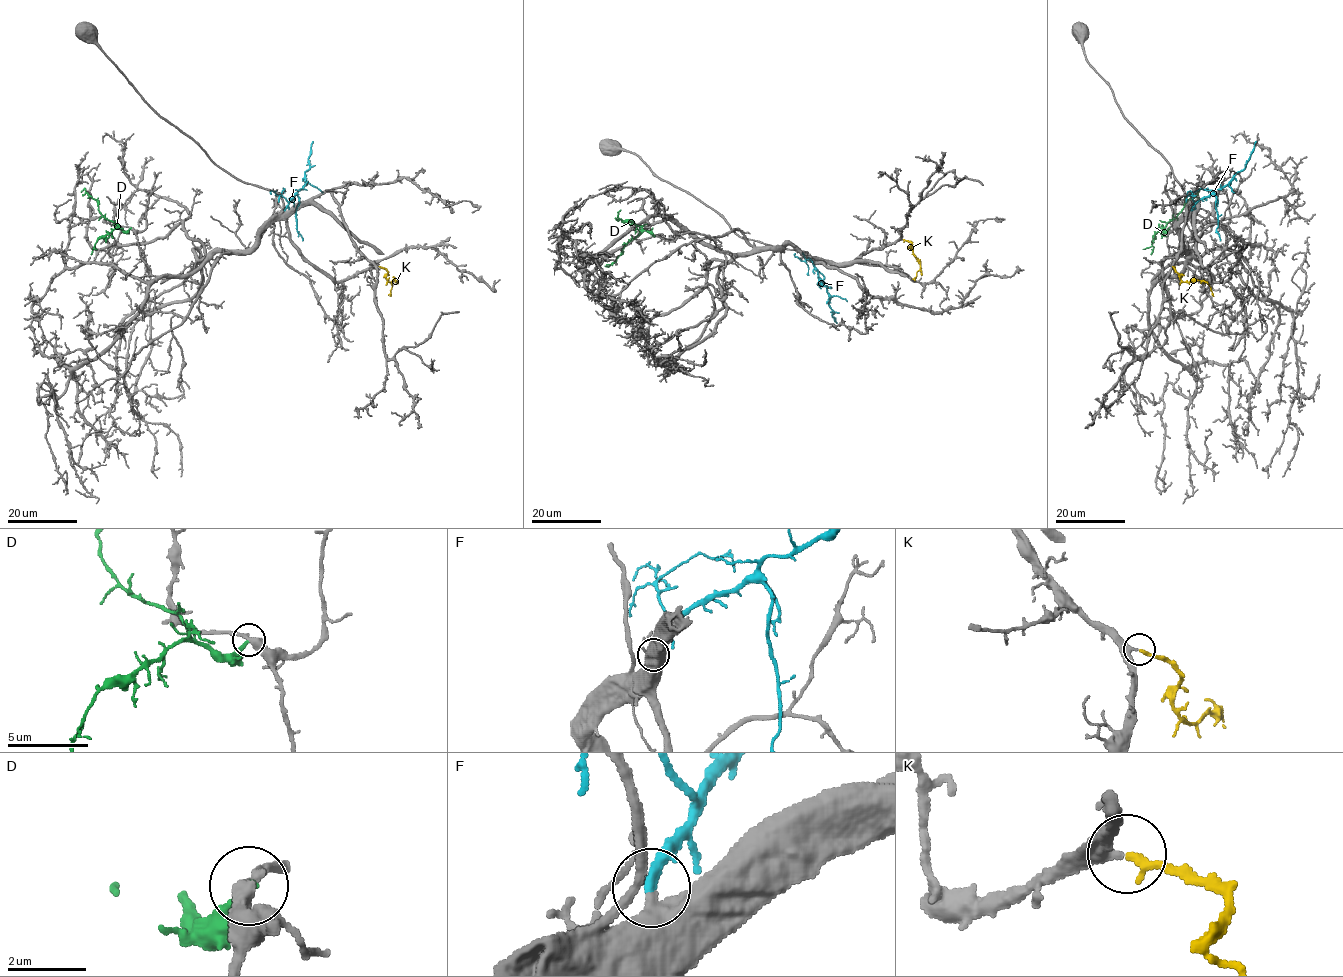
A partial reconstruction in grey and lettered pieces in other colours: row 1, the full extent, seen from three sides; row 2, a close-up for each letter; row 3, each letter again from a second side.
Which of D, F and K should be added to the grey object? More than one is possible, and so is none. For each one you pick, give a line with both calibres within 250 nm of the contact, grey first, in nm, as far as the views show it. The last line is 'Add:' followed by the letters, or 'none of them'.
F: calibres 550 and 320 nm
K: calibres 280 and 200 nm
Add: F, K

